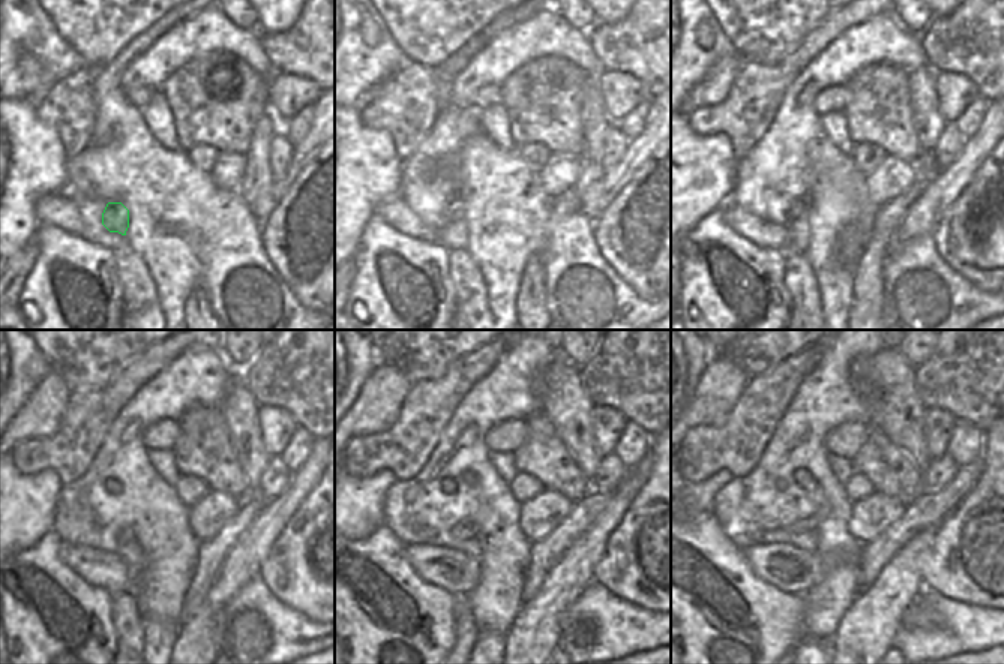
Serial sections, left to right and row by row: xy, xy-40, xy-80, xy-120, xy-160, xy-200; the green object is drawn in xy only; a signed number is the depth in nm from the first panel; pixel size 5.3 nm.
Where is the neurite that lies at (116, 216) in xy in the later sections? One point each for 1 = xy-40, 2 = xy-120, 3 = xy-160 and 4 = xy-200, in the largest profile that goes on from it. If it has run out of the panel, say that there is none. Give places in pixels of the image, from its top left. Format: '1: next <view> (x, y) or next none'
1: next xy-40 (456, 210)
2: next xy-120 (125, 535)
3: next xy-160 (465, 529)
4: next xy-200 (805, 480)

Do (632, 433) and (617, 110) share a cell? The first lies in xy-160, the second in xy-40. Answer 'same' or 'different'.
different

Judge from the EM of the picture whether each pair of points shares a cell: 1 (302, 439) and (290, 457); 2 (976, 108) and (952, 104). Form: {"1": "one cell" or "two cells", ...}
{"1": "one cell", "2": "two cells"}

